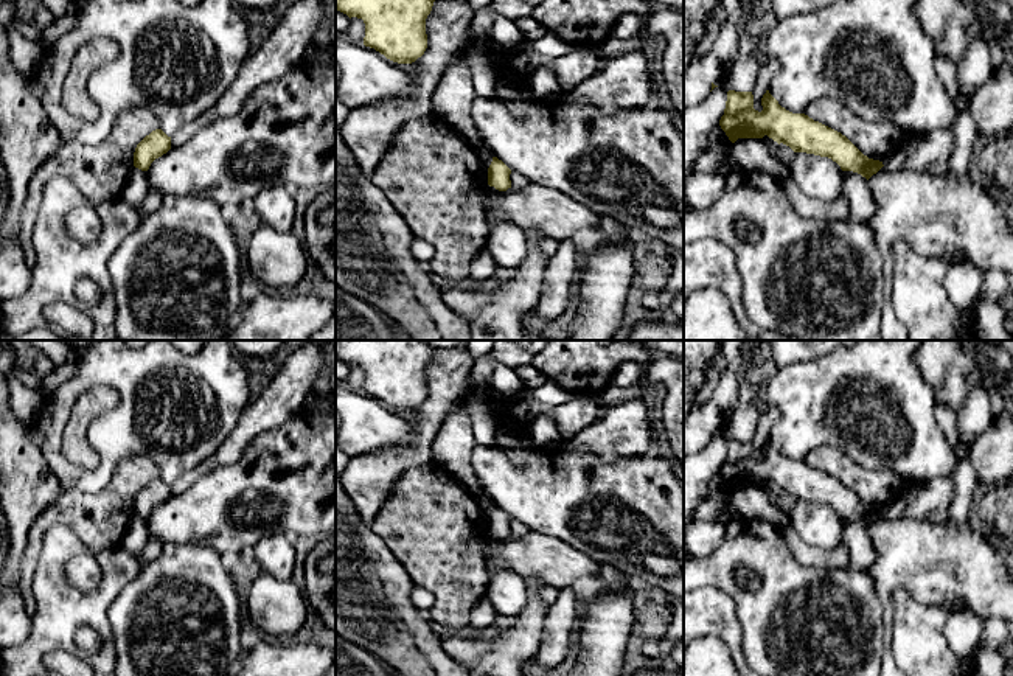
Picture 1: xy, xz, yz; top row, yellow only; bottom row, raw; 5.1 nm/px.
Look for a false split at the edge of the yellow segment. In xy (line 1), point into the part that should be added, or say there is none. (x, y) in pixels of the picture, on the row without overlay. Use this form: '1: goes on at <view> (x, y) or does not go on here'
1: does not go on here

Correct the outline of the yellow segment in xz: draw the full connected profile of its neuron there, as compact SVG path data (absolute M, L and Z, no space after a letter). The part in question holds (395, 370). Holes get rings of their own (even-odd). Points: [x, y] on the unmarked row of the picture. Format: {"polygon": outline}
{"polygon": "M336 340L336 357L365 371L364 393L398 412L412 412L427 396L426 367L433 350L424 340Z"}

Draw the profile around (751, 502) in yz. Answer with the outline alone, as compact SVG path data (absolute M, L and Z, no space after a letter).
M743 486L741 490L732 491L729 504L735 517L741 521L758 519L769 522L780 535L789 525L788 514L769 502L761 486Z

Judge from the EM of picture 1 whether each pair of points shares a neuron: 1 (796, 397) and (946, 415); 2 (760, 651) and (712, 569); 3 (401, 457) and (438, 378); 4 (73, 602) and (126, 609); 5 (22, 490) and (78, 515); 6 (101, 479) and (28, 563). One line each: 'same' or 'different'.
1: different
2: same
3: same
4: different
5: different
6: different

